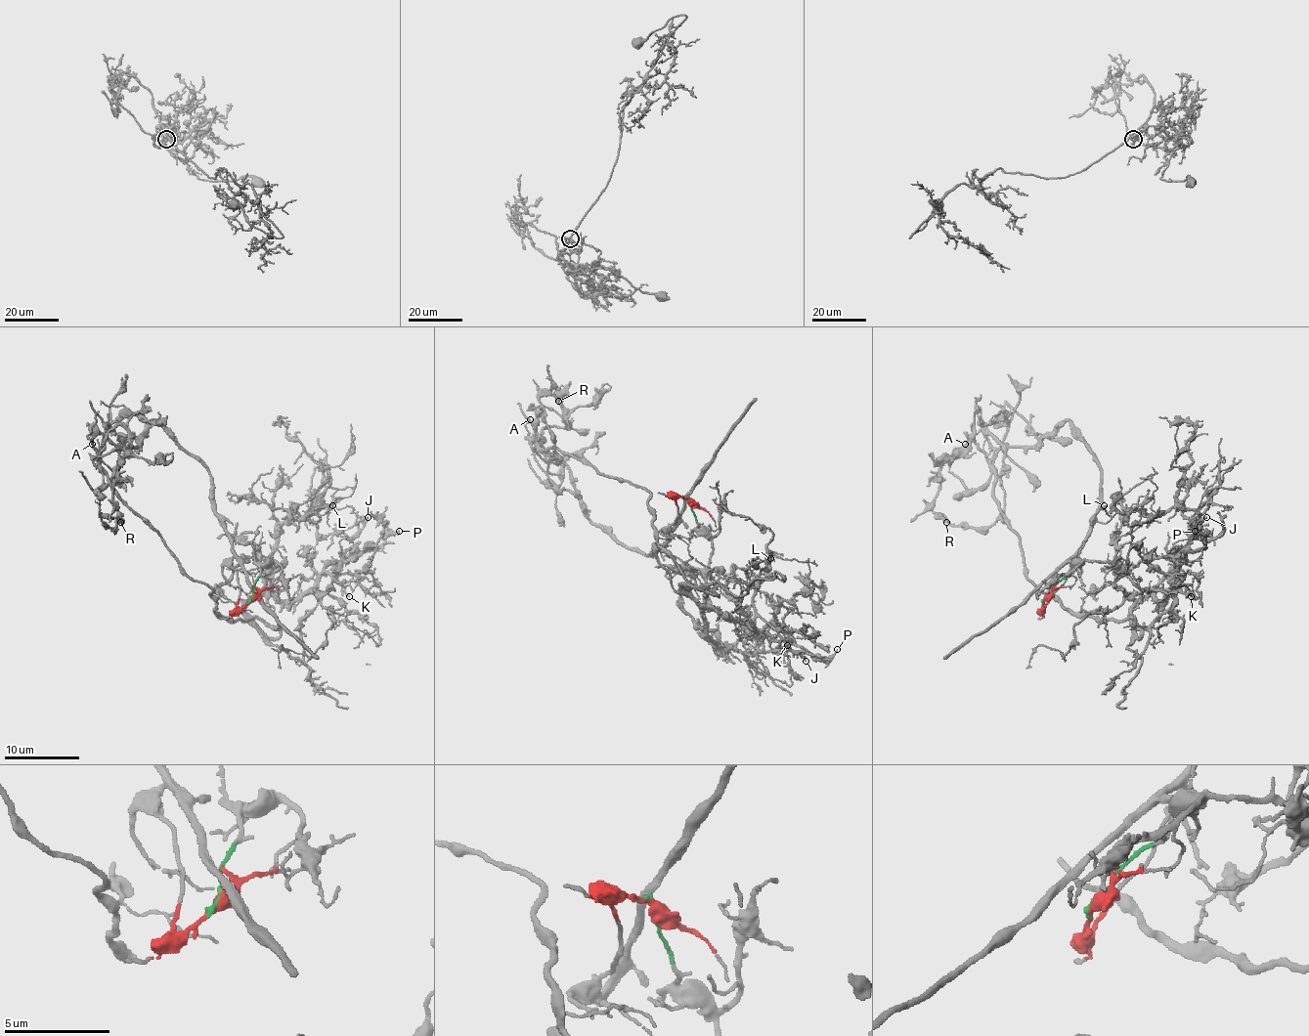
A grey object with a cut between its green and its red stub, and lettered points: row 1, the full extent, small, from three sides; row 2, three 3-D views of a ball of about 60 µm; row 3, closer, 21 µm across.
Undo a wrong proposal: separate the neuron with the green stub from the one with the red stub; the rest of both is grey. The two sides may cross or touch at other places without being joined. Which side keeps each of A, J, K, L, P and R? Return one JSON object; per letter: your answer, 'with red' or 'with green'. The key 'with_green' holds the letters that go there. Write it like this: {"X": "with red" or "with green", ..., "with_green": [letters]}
{"A": "with red", "J": "with green", "K": "with green", "L": "with green", "P": "with green", "R": "with red", "with_green": ["J", "K", "L", "P"]}

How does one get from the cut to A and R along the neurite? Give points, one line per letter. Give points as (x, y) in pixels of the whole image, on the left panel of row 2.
A: (252, 597), (237, 606), (232, 540), (210, 473), (152, 420), (136, 445), (91, 432), (93, 443)
R: (252, 597), (237, 606), (212, 477), (154, 420), (118, 454), (115, 526), (102, 516), (120, 522)

